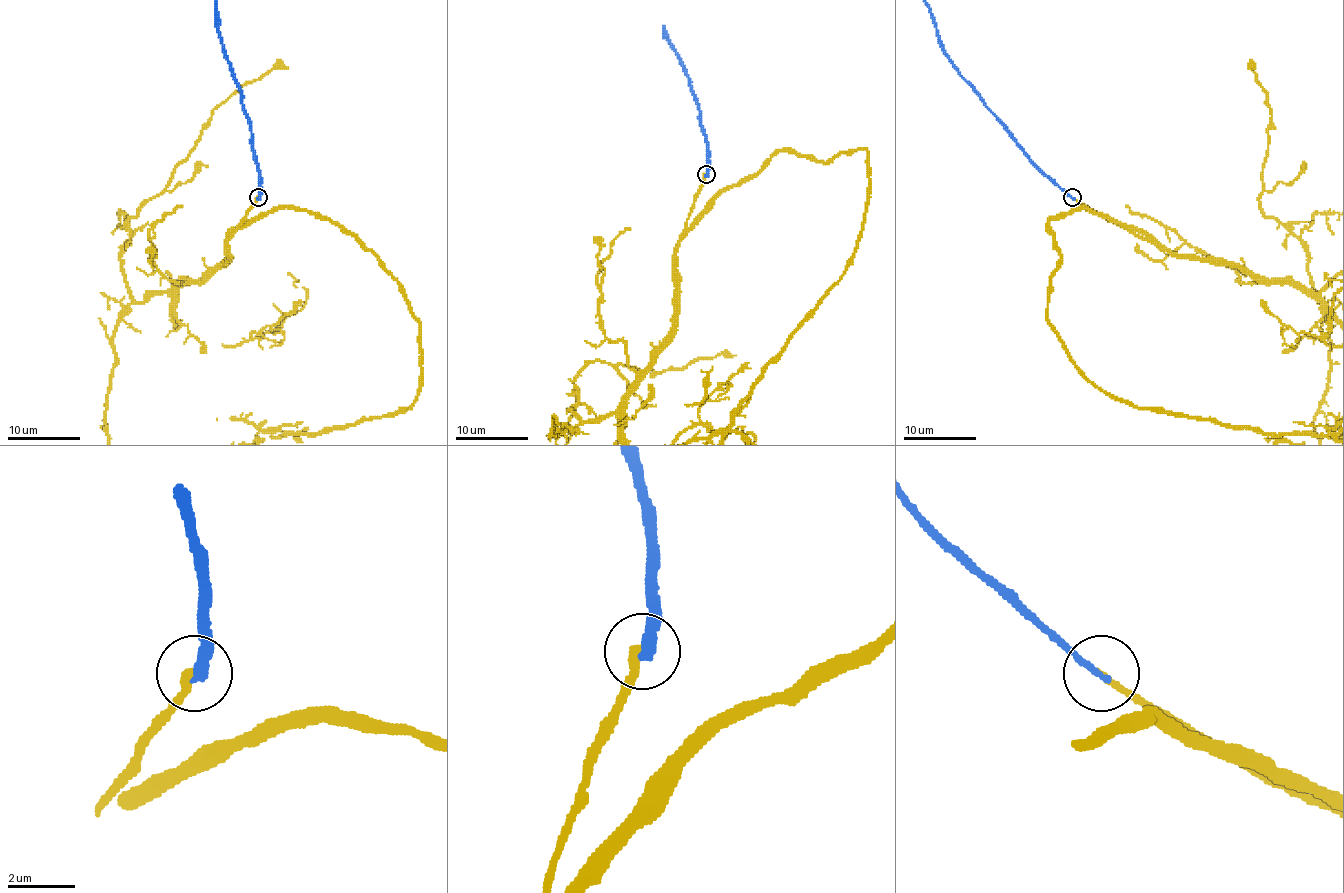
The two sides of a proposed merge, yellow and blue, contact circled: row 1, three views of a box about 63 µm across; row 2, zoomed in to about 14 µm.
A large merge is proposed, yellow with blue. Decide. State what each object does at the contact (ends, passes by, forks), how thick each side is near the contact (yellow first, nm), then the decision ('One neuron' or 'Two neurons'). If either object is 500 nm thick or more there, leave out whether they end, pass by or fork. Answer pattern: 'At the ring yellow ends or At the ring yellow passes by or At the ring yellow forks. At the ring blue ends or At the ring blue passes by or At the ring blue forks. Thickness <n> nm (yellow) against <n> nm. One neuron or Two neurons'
At the ring yellow ends. At the ring blue ends. Thickness 220 nm (yellow) against 260 nm. Two neurons

